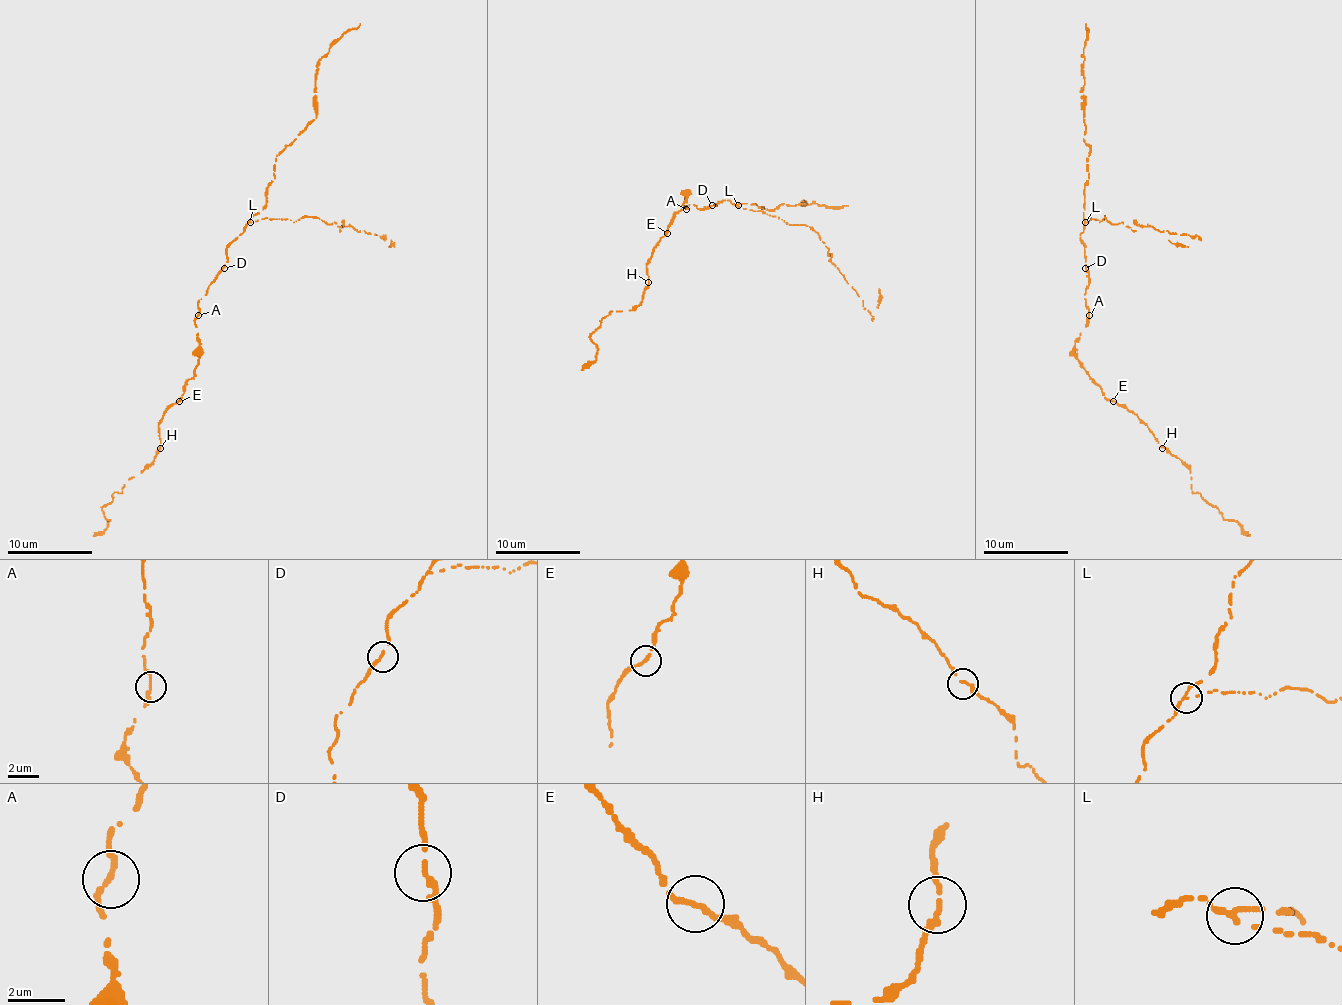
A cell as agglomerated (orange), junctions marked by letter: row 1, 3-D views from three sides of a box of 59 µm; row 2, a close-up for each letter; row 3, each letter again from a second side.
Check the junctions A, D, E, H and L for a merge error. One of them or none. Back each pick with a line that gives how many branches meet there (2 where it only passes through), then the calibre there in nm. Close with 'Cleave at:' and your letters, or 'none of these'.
L: 2 branches meet; 200 nm thick
Cleave at: L

